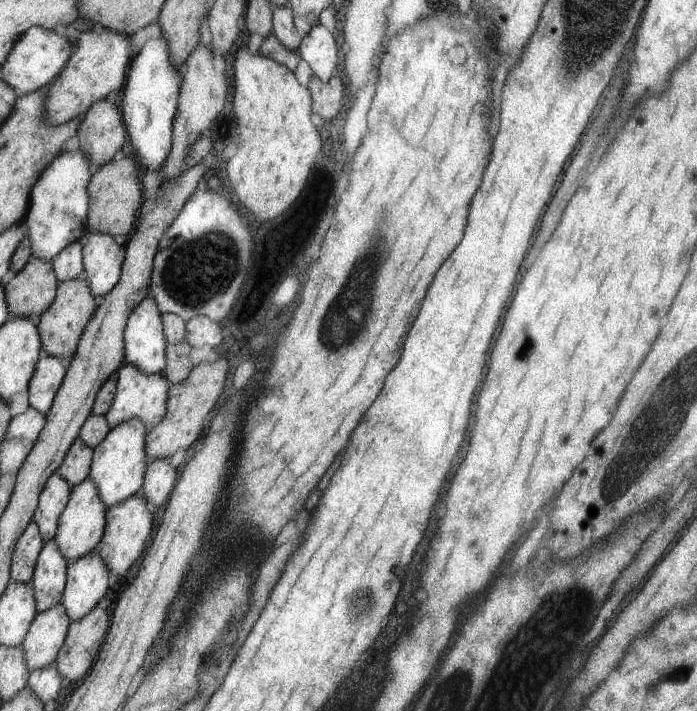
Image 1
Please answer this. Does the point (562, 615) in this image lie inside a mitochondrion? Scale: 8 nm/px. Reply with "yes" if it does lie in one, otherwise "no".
yes

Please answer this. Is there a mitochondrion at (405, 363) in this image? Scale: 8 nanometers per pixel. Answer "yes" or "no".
no

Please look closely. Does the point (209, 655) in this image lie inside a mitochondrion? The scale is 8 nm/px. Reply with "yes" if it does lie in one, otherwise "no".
yes

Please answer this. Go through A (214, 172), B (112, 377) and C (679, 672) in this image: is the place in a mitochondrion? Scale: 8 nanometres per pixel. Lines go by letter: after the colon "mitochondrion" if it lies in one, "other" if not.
A: other
B: other
C: mitochondrion

